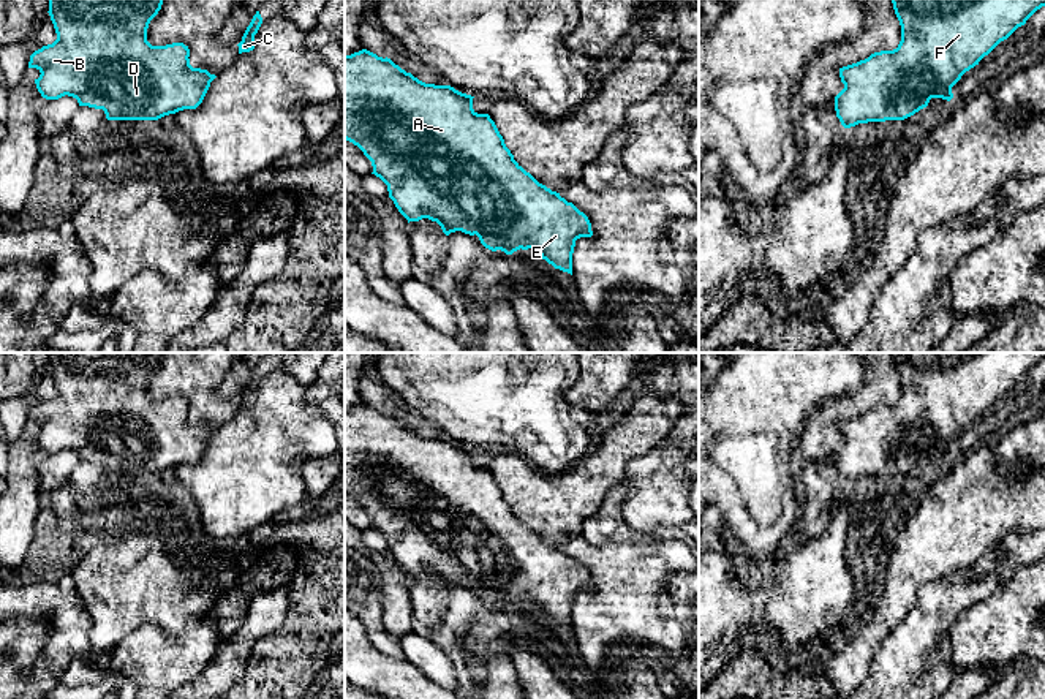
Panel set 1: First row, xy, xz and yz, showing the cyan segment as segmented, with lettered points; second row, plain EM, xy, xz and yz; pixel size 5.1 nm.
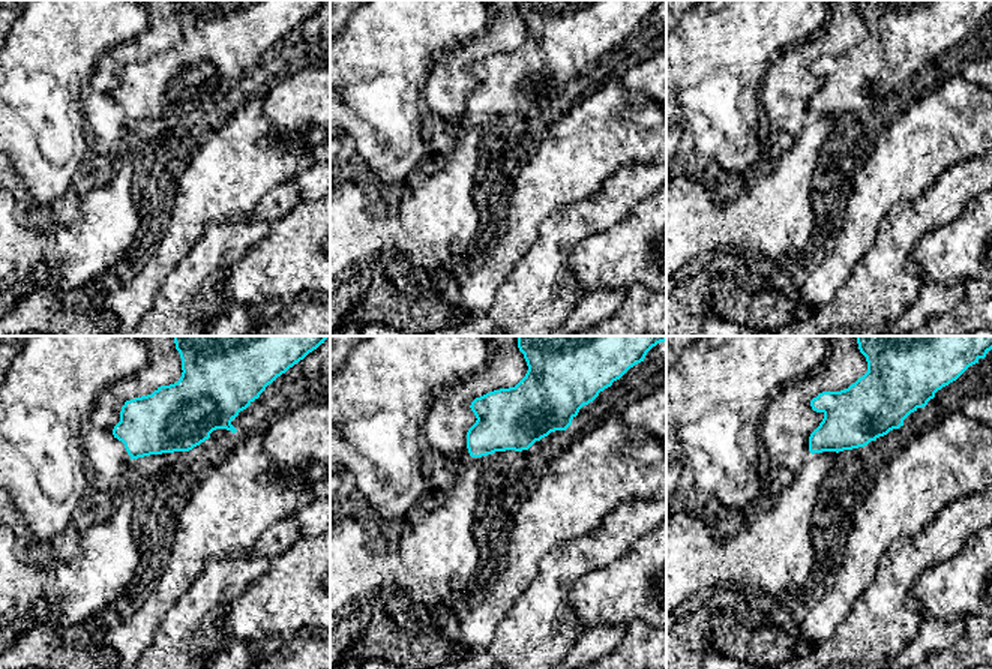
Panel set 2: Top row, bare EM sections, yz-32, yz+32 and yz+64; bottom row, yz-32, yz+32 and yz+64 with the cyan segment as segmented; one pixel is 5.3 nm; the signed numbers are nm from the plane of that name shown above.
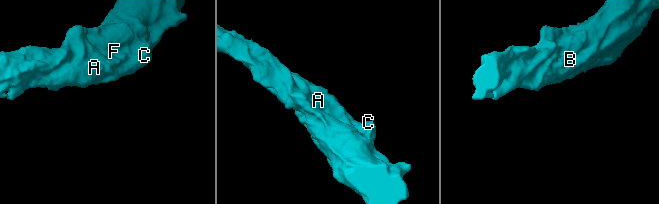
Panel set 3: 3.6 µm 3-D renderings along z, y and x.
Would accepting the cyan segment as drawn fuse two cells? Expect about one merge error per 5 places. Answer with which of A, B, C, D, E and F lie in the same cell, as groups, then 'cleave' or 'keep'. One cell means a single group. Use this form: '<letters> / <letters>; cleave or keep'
A B C D E F; keep

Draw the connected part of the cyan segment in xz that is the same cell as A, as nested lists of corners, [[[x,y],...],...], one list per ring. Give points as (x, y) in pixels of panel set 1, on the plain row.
[[[362,403],[351,410],[345,410],[345,493],[357,500],[372,516],[372,528],[379,531],[387,539],[389,552],[394,555],[395,561],[408,574],[408,577],[428,572],[432,576],[436,576],[446,590],[455,585],[462,585],[470,590],[476,588],[485,603],[492,606],[501,604],[506,609],[512,609],[520,603],[534,603],[541,609],[541,612],[552,618],[555,623],[572,629],[572,607],[575,595],[580,591],[593,590],[588,571],[580,566],[572,557],[568,557],[564,552],[561,552],[560,547],[552,546],[545,539],[539,538],[514,514],[514,509],[506,501],[504,493],[490,470],[477,468],[473,463],[473,452],[474,451],[462,448],[451,440],[425,438],[414,432],[411,427],[402,424],[390,413],[378,411],[367,403]]]

